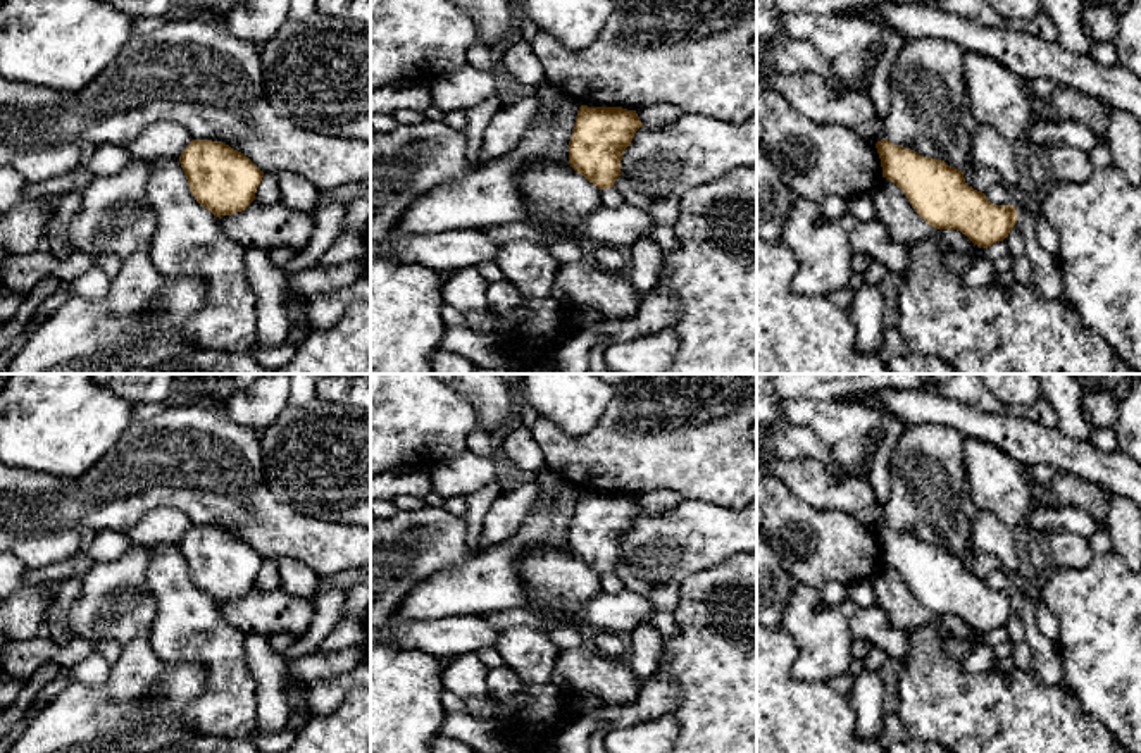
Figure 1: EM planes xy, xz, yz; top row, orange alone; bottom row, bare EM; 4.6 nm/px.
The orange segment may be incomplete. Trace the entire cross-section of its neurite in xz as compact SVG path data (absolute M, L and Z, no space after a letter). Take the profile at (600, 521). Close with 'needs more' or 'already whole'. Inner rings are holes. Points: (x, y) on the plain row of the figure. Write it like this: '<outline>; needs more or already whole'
M581 491L569 527L569 550L600 576L620 562L622 538L643 512L636 496Z; already whole

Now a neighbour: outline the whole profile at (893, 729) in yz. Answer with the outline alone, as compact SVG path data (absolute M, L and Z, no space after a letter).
M884 715L882 720L882 741L884 743L898 743L898 741L908 741L910 734L907 727L903 725L901 719L893 715Z

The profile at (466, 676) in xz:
M462 655L452 658L443 672L443 686L445 691L450 691L462 700L489 696L488 674L489 669L481 663L477 655Z

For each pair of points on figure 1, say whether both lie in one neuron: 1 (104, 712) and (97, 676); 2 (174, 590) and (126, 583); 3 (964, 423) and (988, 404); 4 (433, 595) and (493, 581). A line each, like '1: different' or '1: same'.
1: different
2: different
3: different
4: same

